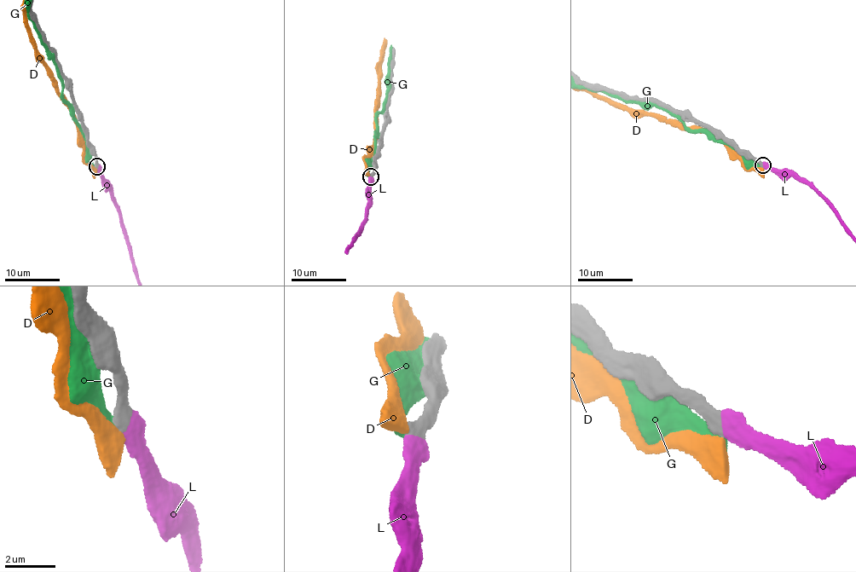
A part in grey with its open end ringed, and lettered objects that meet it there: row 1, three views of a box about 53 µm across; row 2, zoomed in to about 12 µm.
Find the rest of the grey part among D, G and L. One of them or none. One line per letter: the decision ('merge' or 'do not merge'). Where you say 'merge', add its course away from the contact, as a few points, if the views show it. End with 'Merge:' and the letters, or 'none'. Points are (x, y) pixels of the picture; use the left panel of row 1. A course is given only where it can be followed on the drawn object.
D: do not merge
G: do not merge
L: merge
Merge: L

